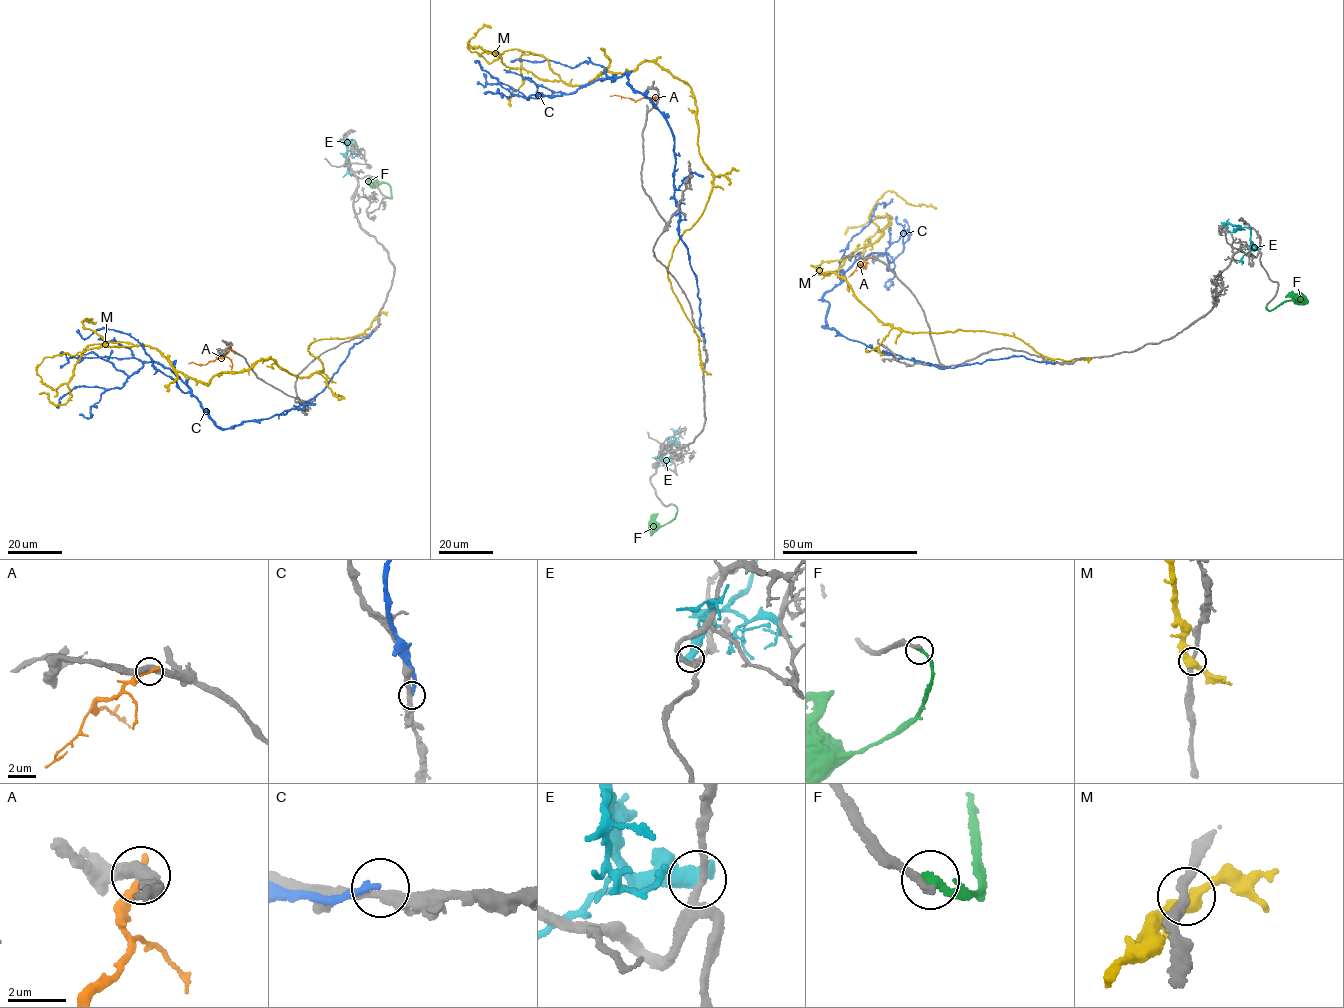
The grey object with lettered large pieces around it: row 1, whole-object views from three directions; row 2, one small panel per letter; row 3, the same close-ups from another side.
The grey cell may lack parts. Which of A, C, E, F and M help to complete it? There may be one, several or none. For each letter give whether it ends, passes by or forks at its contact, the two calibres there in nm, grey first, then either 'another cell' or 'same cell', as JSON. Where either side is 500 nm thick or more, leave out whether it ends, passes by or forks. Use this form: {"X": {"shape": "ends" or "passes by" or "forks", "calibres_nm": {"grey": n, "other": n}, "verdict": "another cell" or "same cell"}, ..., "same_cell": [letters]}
{"A": {"shape": "ends", "calibres_nm": {"grey": 460, "other": 320}, "verdict": "another cell"}, "C": {"shape": "ends", "calibres_nm": {"grey": 340, "other": 220}, "verdict": "another cell"}, "E": {"calibres_nm": {"grey": 260, "other": 650}, "verdict": "another cell"}, "F": {"shape": "ends", "calibres_nm": {"grey": 320, "other": 280}, "verdict": "another cell"}, "M": {"shape": "passes by", "calibres_nm": {"grey": 260, "other": 440}, "verdict": "another cell"}, "same_cell": []}

